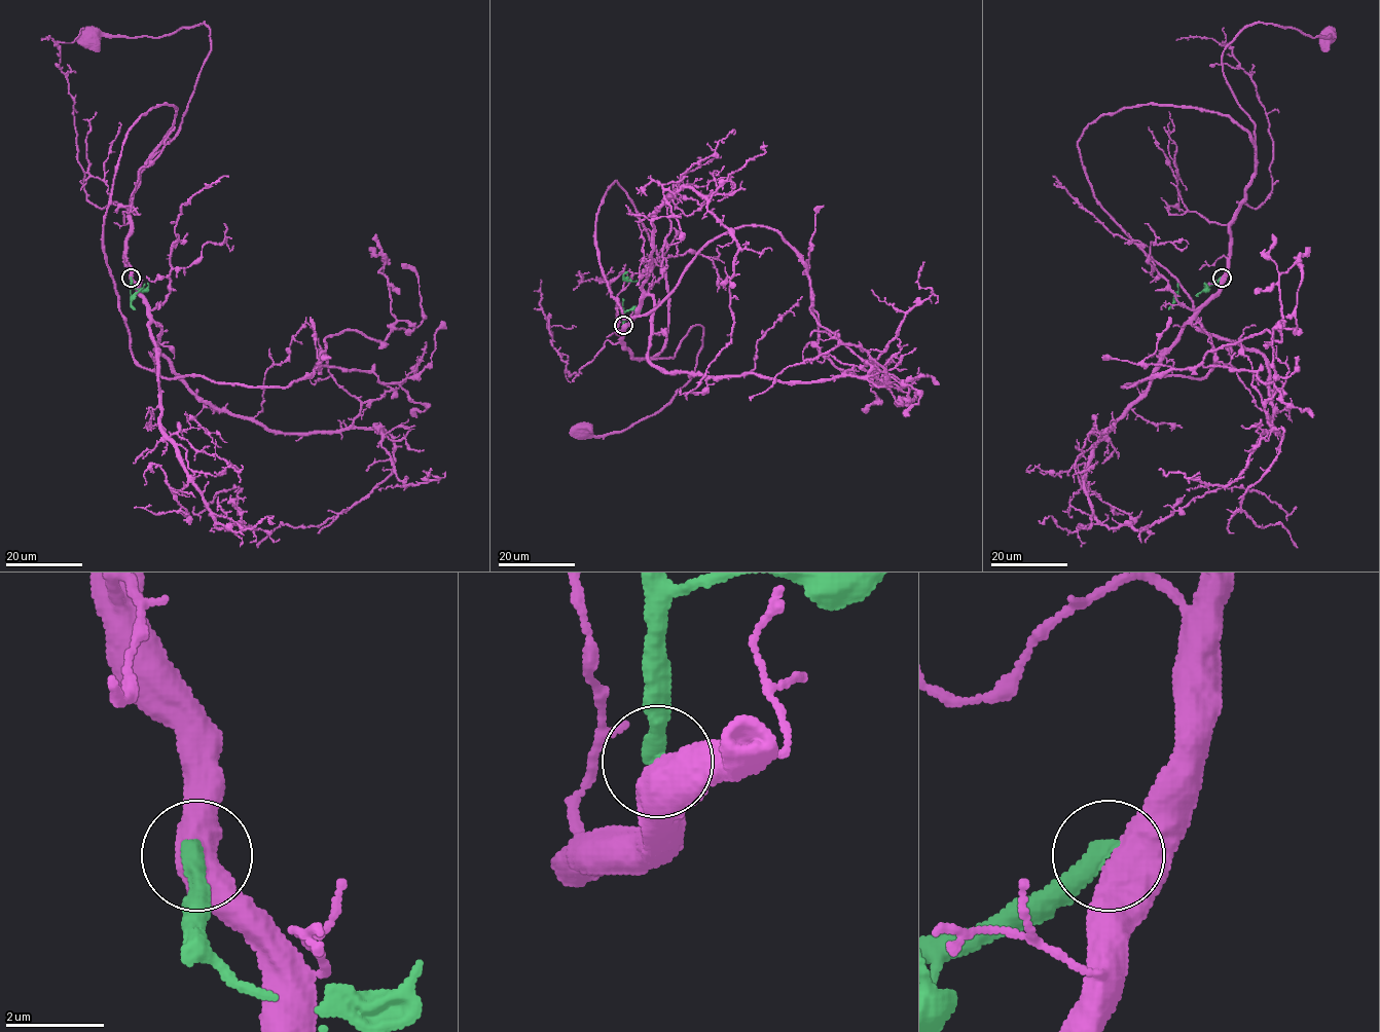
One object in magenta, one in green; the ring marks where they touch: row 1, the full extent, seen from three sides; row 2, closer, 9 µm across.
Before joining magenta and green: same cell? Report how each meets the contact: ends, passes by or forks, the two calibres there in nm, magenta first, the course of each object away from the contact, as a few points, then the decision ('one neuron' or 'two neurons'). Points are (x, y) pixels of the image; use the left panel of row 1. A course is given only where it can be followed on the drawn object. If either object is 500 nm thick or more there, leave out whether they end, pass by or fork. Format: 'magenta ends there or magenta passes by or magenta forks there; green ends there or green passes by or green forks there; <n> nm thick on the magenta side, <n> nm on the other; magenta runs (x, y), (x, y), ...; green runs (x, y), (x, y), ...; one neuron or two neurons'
600 nm thick on the magenta side, 440 nm on the other; magenta runs (131, 278), (126, 237), (134, 188), (179, 128), (210, 47), (209, 28), (92, 40); green runs (131, 278), (130, 295), (134, 294), (131, 305), (135, 309); two neurons

